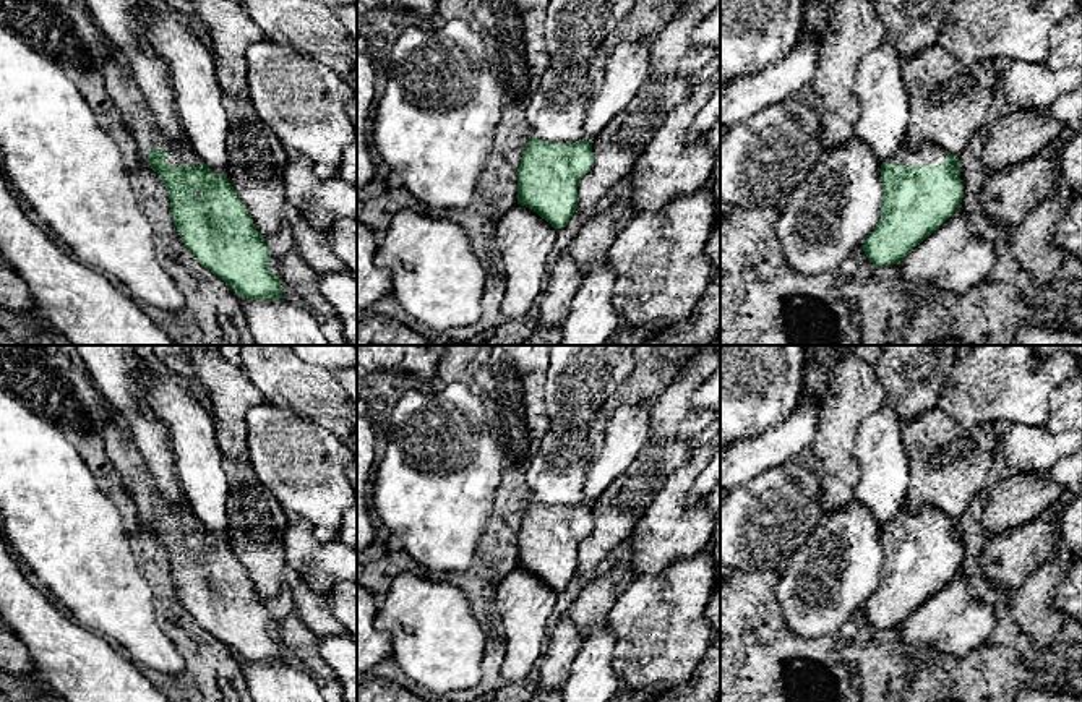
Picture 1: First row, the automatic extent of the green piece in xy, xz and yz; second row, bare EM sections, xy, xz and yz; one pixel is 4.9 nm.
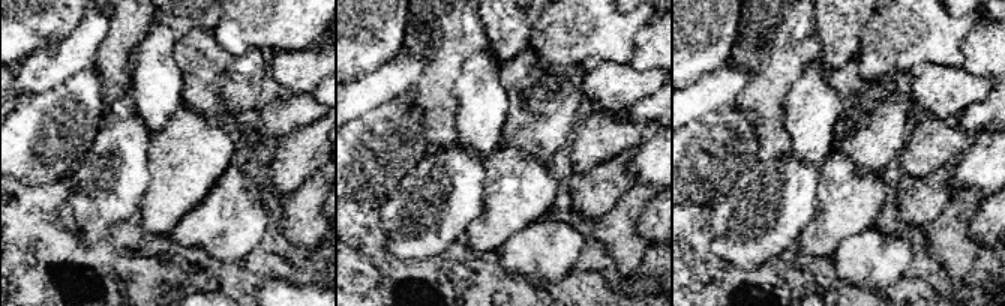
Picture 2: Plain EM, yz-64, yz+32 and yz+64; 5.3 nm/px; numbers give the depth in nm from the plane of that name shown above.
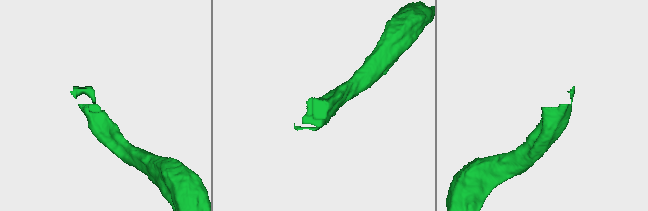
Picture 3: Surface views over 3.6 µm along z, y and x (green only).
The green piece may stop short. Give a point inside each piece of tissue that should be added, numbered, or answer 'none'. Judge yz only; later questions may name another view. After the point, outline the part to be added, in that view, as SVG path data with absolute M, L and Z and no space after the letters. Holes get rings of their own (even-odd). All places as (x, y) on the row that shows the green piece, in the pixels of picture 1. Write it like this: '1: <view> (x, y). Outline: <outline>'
1: yz (928, 154). Outline: M925 143L920 149L907 149L900 144L887 162L894 165L942 165L944 157L944 151L931 143Z

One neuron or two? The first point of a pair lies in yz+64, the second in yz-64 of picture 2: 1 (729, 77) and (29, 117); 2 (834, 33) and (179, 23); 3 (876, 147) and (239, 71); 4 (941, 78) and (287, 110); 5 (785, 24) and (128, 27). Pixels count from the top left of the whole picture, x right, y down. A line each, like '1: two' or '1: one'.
1: two
2: one
3: one
4: two
5: one

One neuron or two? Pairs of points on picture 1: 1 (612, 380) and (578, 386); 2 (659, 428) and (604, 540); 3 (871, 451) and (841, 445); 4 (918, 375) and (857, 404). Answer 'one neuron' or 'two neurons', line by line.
1: one neuron
2: two neurons
3: two neurons
4: two neurons

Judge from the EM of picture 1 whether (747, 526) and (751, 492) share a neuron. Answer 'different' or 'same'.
same

